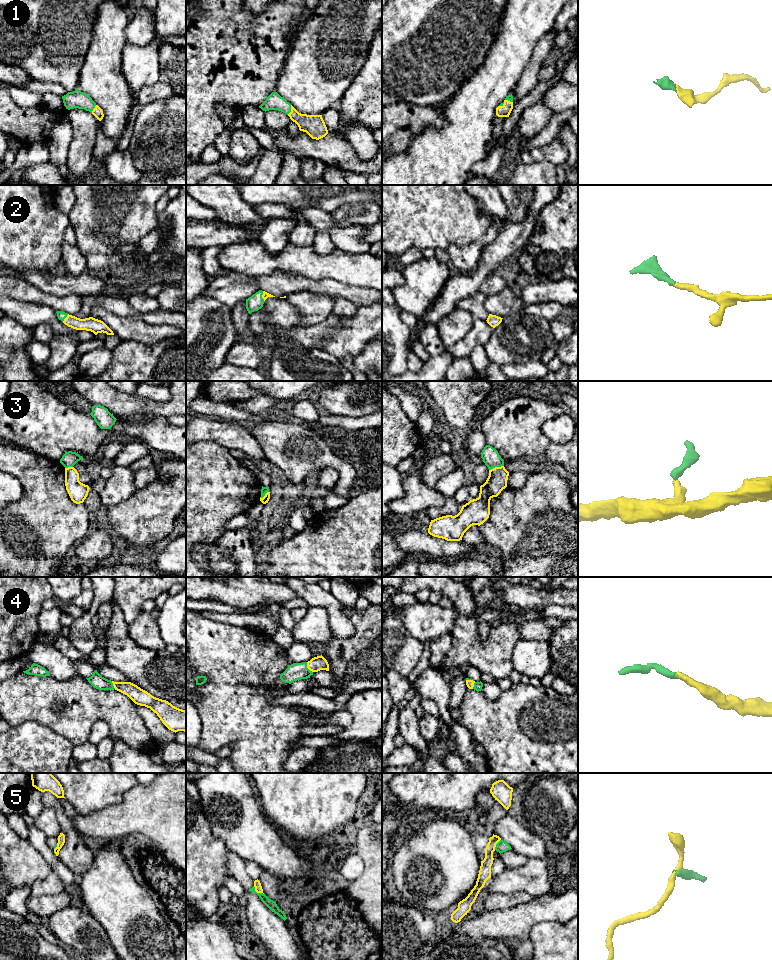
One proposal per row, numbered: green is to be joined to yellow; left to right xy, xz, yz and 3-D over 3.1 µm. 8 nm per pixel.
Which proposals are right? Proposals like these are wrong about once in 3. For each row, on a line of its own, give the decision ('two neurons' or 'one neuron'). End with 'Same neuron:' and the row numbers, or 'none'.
1: one neuron
2: one neuron
3: two neurons
4: one neuron
5: two neurons
Same neuron: 1, 2, 4

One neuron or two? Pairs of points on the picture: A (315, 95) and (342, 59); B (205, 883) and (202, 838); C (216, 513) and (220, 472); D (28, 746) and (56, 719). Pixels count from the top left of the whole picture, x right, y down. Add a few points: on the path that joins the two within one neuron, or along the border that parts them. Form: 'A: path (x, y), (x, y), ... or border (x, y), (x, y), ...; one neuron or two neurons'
A: path (315, 86), (333, 68); one neuron
B: path (202, 872), (202, 849); one neuron
C: path (216, 503), (216, 482); one neuron
D: border (25, 721), (43, 724), (68, 740); two neurons

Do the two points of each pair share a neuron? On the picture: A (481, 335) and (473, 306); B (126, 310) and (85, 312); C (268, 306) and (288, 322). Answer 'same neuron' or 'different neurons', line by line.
A: different neurons
B: same neuron
C: same neuron

